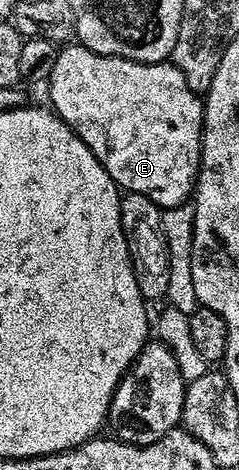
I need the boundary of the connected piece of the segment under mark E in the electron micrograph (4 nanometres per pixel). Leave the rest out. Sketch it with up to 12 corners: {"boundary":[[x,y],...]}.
{"boundary":[[80,43],[52,112],[125,193],[194,196],[205,106],[173,64]]}

